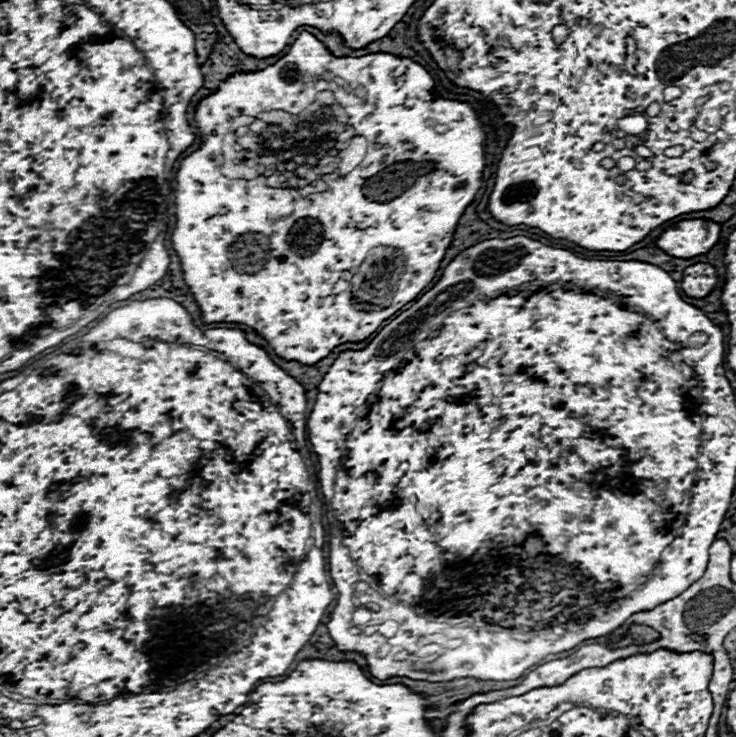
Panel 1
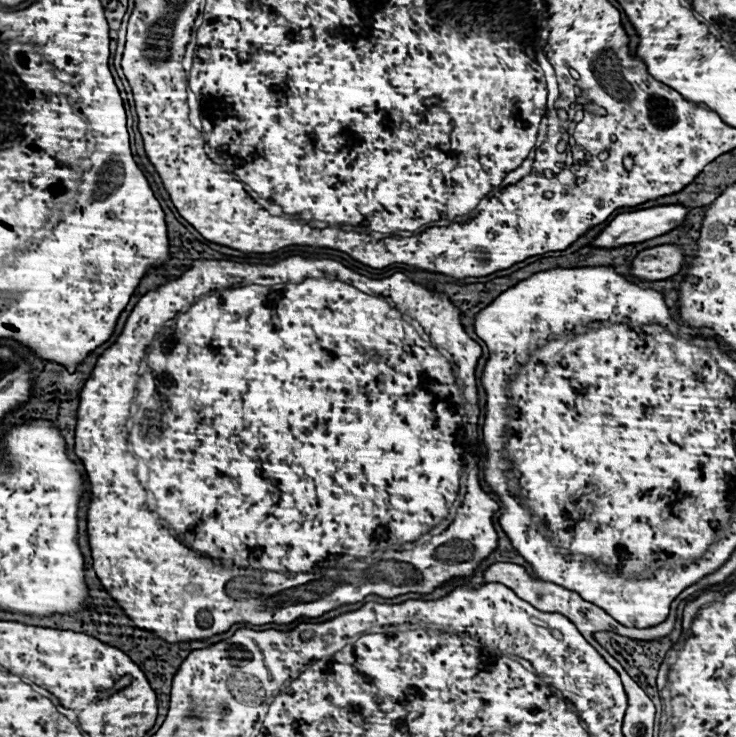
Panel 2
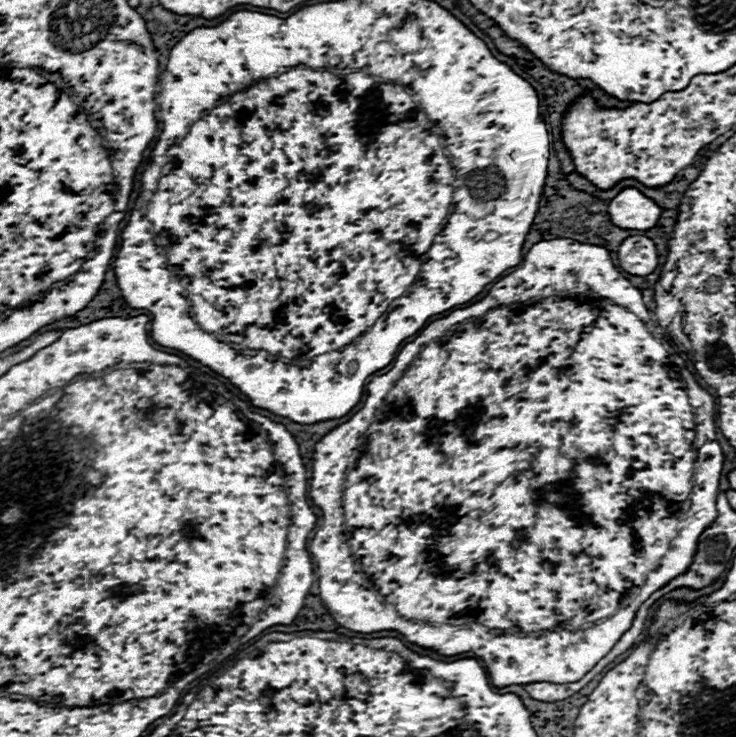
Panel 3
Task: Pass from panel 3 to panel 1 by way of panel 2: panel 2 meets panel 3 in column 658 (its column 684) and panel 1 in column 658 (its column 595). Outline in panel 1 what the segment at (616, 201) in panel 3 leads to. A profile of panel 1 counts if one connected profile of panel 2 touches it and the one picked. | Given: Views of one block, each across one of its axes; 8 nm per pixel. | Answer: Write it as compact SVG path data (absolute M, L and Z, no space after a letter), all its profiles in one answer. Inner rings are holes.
M682 220L664 230L656 244L674 258L694 258L714 248L720 238L720 230L720 224L712 220Z

